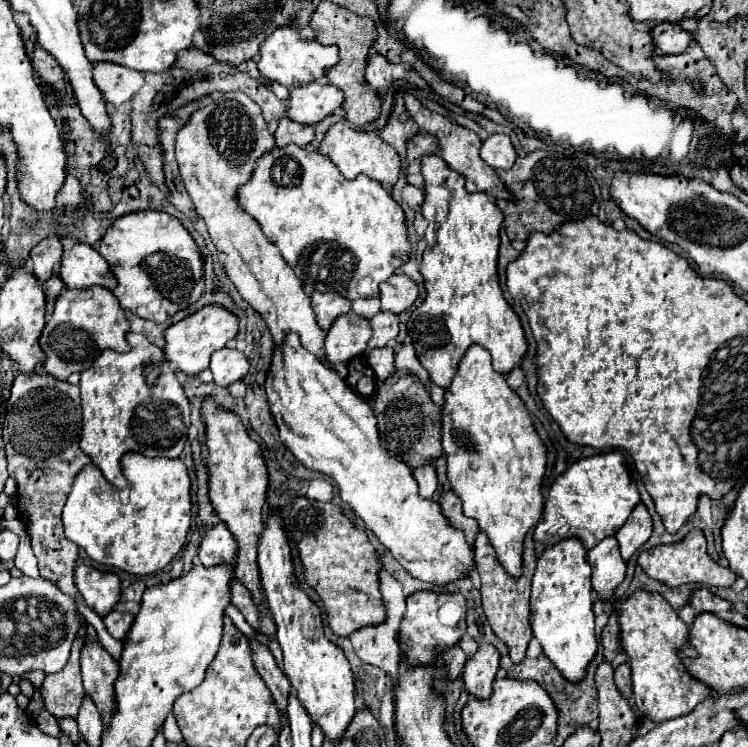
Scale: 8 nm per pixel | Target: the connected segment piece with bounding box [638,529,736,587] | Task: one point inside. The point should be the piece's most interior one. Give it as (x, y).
(687, 561)

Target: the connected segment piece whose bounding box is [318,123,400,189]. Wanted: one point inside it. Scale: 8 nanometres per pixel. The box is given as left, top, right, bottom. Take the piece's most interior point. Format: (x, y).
(355, 152)

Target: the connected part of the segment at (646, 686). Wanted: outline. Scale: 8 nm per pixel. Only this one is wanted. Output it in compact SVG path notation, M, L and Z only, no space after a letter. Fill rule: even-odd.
M644 589L616 603L616 609L620 623L620 643L630 657L628 663L632 669L632 685L638 711L656 723L690 713L700 701L710 695L710 687L696 681L676 655L676 649L684 647L684 653L688 657L696 657L694 649L686 645L688 625L678 617L678 613L660 593Z

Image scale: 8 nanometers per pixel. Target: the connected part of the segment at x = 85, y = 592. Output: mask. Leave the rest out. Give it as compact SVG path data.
M78 565L74 579L86 605L94 609L100 617L110 613L120 601L120 579L116 573L98 571L88 565Z

